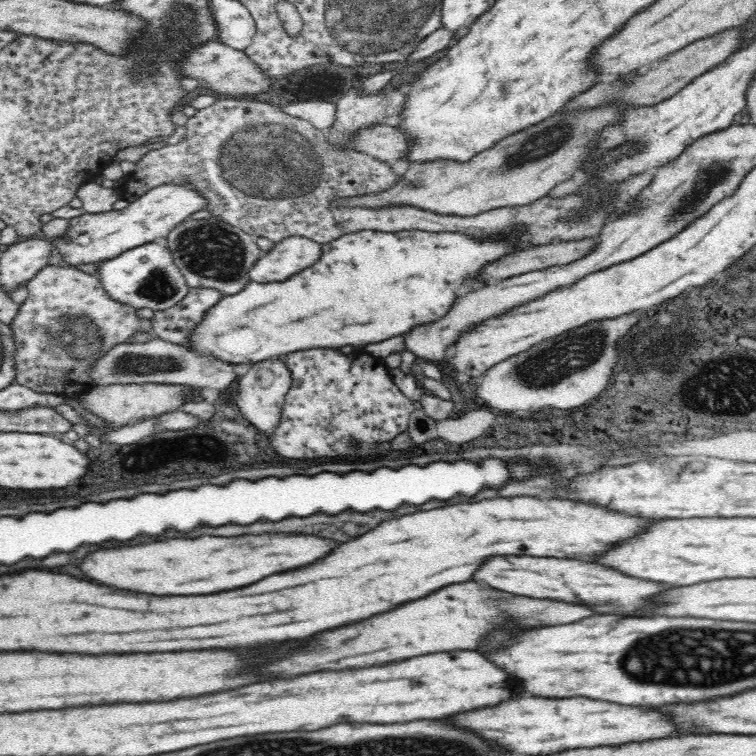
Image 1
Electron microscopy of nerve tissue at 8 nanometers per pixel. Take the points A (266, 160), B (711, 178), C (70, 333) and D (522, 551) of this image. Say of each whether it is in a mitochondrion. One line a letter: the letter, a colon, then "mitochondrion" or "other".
A: mitochondrion
B: mitochondrion
C: mitochondrion
D: other

